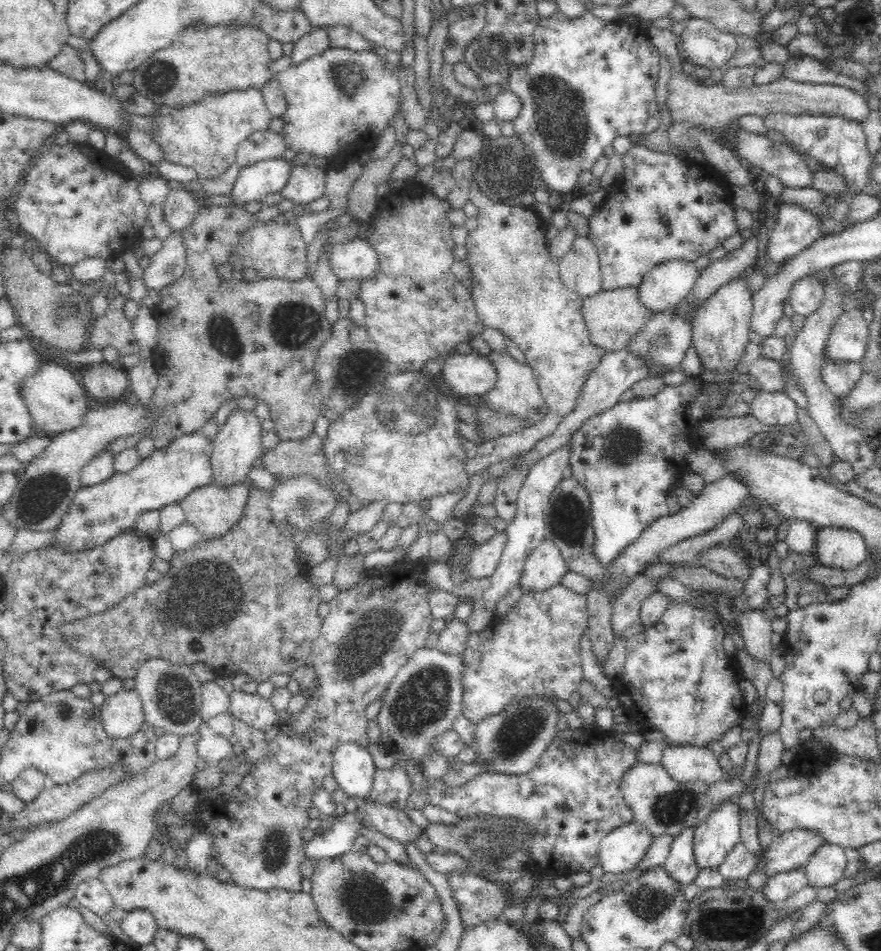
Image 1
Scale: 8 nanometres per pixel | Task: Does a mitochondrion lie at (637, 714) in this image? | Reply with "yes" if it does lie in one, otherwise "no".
no

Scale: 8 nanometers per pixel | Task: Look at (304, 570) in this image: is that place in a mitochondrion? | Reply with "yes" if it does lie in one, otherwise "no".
no

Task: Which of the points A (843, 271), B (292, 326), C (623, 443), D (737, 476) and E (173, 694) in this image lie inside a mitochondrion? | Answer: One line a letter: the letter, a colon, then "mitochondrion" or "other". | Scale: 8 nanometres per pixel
A: other
B: mitochondrion
C: mitochondrion
D: other
E: mitochondrion

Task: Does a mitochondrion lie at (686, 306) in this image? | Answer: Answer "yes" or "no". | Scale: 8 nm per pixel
no

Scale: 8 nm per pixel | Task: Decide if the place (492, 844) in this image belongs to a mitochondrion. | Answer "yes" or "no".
yes

